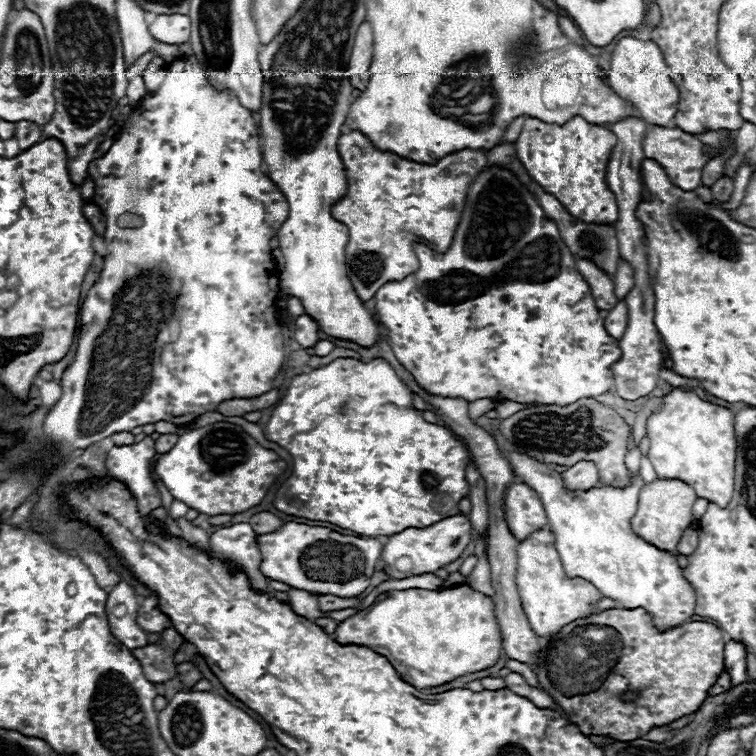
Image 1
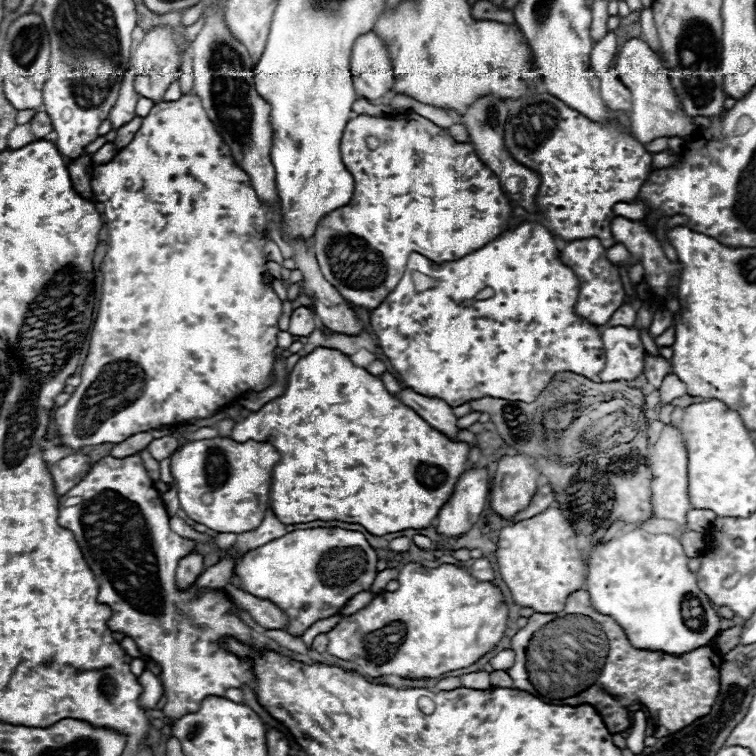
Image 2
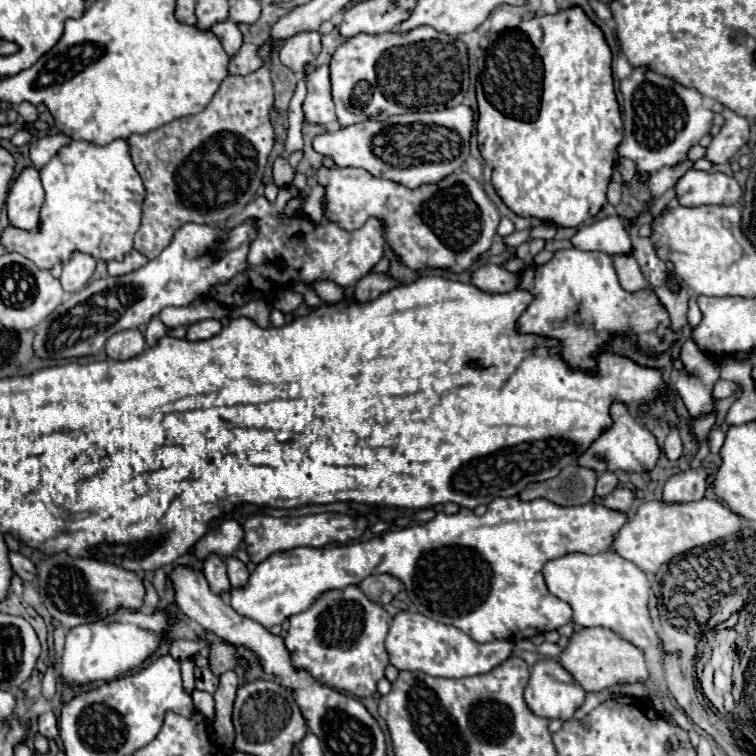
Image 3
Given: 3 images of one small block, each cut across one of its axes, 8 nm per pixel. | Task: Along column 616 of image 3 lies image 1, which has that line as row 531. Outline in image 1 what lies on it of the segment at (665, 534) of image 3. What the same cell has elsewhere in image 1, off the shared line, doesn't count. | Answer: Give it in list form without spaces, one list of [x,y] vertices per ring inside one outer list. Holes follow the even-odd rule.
[[[542,528],[532,532],[516,548],[516,554],[518,554],[516,588],[522,600],[526,618],[538,636],[554,636],[562,630],[562,626],[574,622],[576,618],[586,618],[590,614],[596,614],[596,610],[592,608],[592,602],[602,598],[592,584],[580,578],[566,576],[560,556],[554,548],[554,540],[556,540],[554,532],[548,528]]]

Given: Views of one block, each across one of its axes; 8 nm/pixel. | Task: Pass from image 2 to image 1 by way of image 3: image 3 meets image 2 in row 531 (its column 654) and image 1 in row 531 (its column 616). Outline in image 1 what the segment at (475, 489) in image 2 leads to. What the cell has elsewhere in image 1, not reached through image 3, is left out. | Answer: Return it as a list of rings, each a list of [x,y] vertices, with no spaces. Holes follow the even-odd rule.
[[[464,514],[444,518],[426,528],[408,528],[400,534],[390,536],[388,544],[382,550],[382,568],[390,578],[396,578],[396,580],[434,572],[434,570],[454,562],[456,558],[460,558],[460,554],[464,552],[464,548],[470,542],[470,538],[472,538],[472,524]]]

